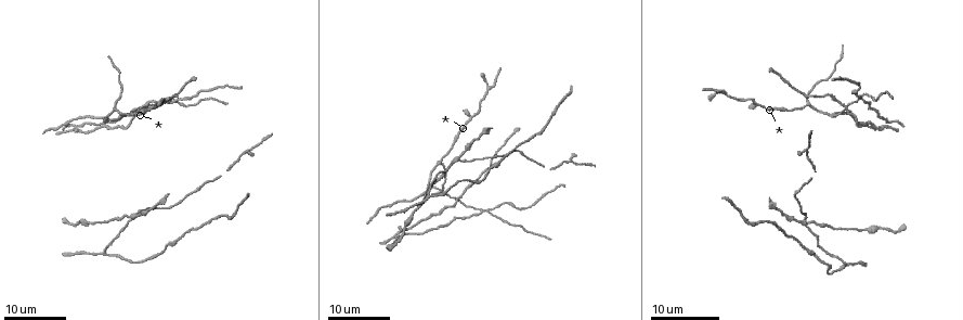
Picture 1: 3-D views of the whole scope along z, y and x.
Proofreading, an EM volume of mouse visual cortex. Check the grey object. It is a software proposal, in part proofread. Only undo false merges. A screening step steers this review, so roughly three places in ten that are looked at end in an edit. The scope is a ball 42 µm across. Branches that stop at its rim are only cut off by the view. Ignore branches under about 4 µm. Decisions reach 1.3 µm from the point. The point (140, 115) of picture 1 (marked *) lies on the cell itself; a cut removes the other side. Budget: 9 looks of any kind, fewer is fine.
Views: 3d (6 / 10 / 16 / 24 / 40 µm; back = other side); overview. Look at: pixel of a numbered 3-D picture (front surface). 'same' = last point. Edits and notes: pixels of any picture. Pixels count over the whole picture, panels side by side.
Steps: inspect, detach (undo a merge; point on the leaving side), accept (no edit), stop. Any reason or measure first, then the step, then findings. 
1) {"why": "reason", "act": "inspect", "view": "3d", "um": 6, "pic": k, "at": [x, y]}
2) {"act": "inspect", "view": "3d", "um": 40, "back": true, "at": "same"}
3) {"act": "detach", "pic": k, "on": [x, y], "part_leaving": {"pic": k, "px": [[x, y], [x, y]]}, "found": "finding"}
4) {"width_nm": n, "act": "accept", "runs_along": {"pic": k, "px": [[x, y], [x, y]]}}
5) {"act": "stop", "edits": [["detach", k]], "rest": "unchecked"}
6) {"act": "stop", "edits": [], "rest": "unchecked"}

{"why": "arms part here", "act": "inspect", "view": "3d", "um": 16, "pic": 1, "at": [833, 114]}

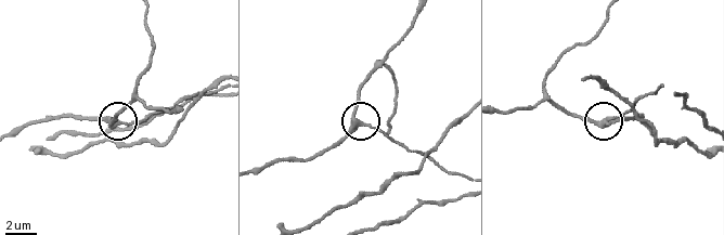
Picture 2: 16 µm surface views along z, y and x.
{"act": "inspect", "view": "3d", "um": 6, "pic": 2, "at": [358, 123]}

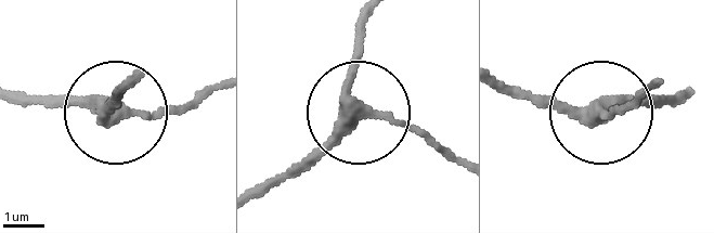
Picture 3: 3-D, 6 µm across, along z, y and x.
{"width_nm": 310, "act": "accept", "runs_along": {"pic": 3, "px": [[500, 83], [593, 115], [683, 104]]}, "found": "all the same cell"}

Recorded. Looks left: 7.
{"why": "side arm on a straight run", "act": "inspect", "view": "3d", "um": 24, "pic": 1, "at": [108, 255]}

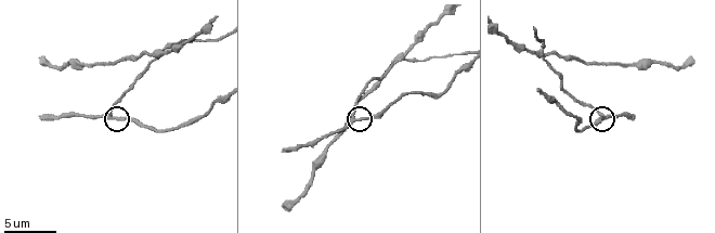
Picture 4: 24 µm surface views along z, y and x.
{"act": "inspect", "view": "3d", "um": 6, "pic": 4, "at": [116, 118]}

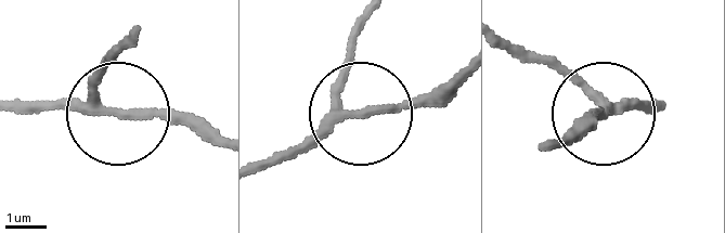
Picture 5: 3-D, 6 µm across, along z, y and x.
{"act": "accept", "found": "one cell here"}

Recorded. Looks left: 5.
{"why": "looks like a crossing", "act": "inspect", "view": "3d", "um": 24, "pic": 1, "at": [484, 211]}

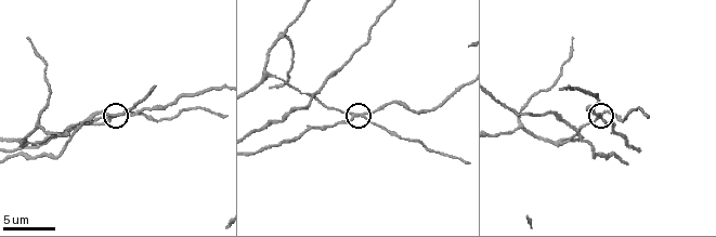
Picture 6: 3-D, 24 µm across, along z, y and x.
{"why": "zoom in", "act": "inspect", "view": "3d", "um": 6, "pic": 6, "at": [355, 115]}

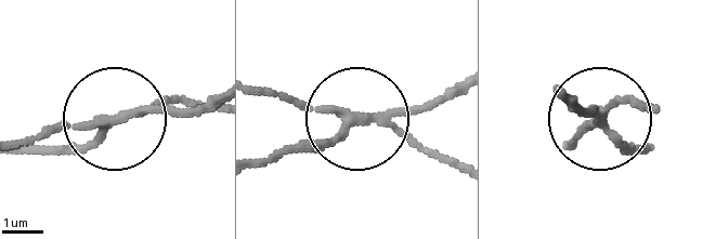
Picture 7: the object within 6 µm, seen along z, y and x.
{"width_nm": 190, "act": "detach", "pic": 7, "on": [85, 153], "part_leaving": {"pic": 7, "px": [[367, 117], [329, 144], [257, 158]]}, "found": "two cells meet here"}

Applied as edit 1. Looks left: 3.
{"act": "inspect", "view": "overview"}

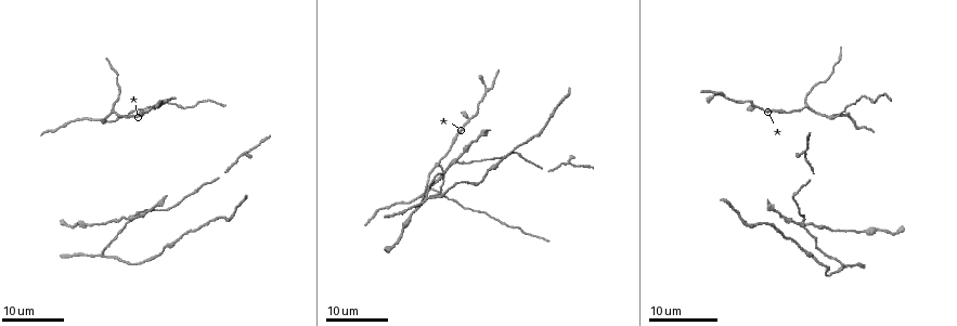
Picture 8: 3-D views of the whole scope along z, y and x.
{"why": "three arms meet", "act": "inspect", "view": "3d", "um": 16, "pic": 8, "at": [437, 164]}

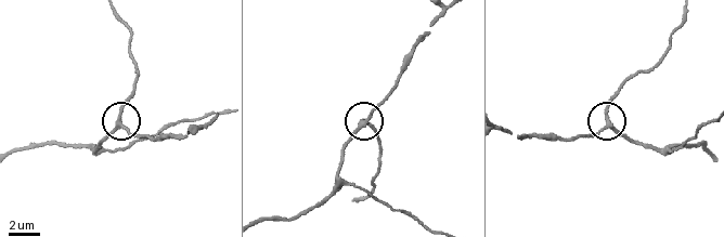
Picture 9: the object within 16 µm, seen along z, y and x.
{"why": "closer look", "act": "inspect", "view": "3d", "um": 10, "pic": 9, "at": [608, 124]}

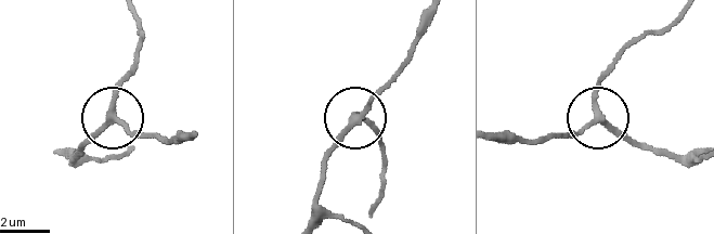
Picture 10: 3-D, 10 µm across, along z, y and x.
{"width_nm": 220, "act": "accept", "runs_along": {"pic": 10, "px": [[497, 134], [541, 141], [578, 132], [595, 116], [607, 68]]}, "found": "all the same cell"}

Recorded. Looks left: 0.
{"act": "stop", "edits": [["detach", 7]], "rest": "unchecked"}

